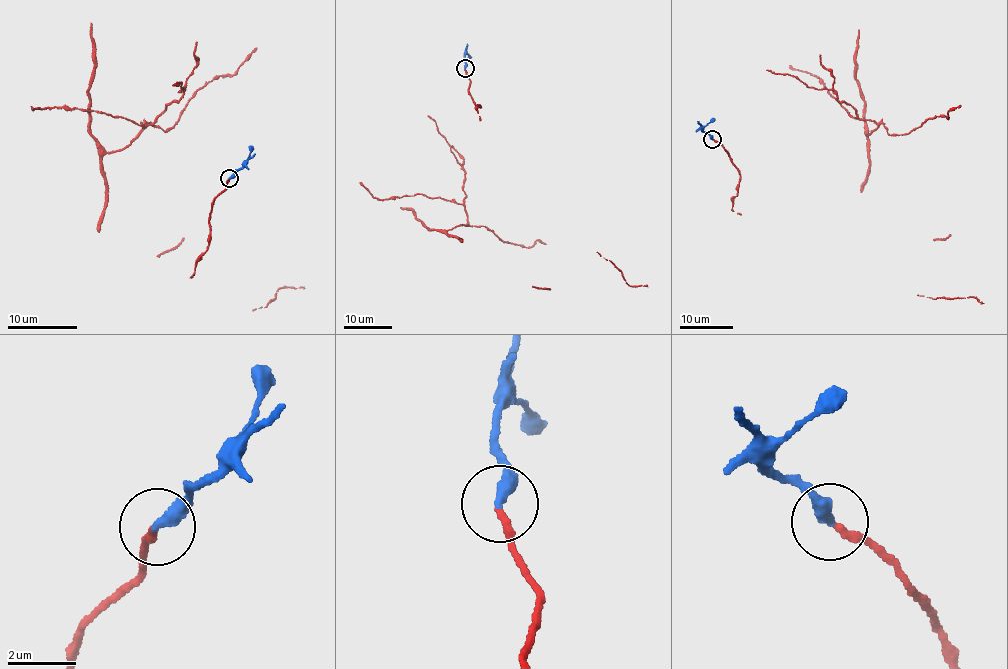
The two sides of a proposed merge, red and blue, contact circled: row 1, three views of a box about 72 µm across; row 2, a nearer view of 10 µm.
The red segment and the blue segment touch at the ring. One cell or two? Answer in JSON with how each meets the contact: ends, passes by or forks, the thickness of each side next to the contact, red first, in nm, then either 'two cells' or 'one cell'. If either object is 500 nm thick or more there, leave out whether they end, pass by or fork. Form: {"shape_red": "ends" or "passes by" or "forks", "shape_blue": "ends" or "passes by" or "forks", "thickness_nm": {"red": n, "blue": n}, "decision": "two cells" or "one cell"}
{"shape_red": "ends", "shape_blue": "ends", "thickness_nm": {"red": 200, "blue": 360}, "decision": "one cell"}

